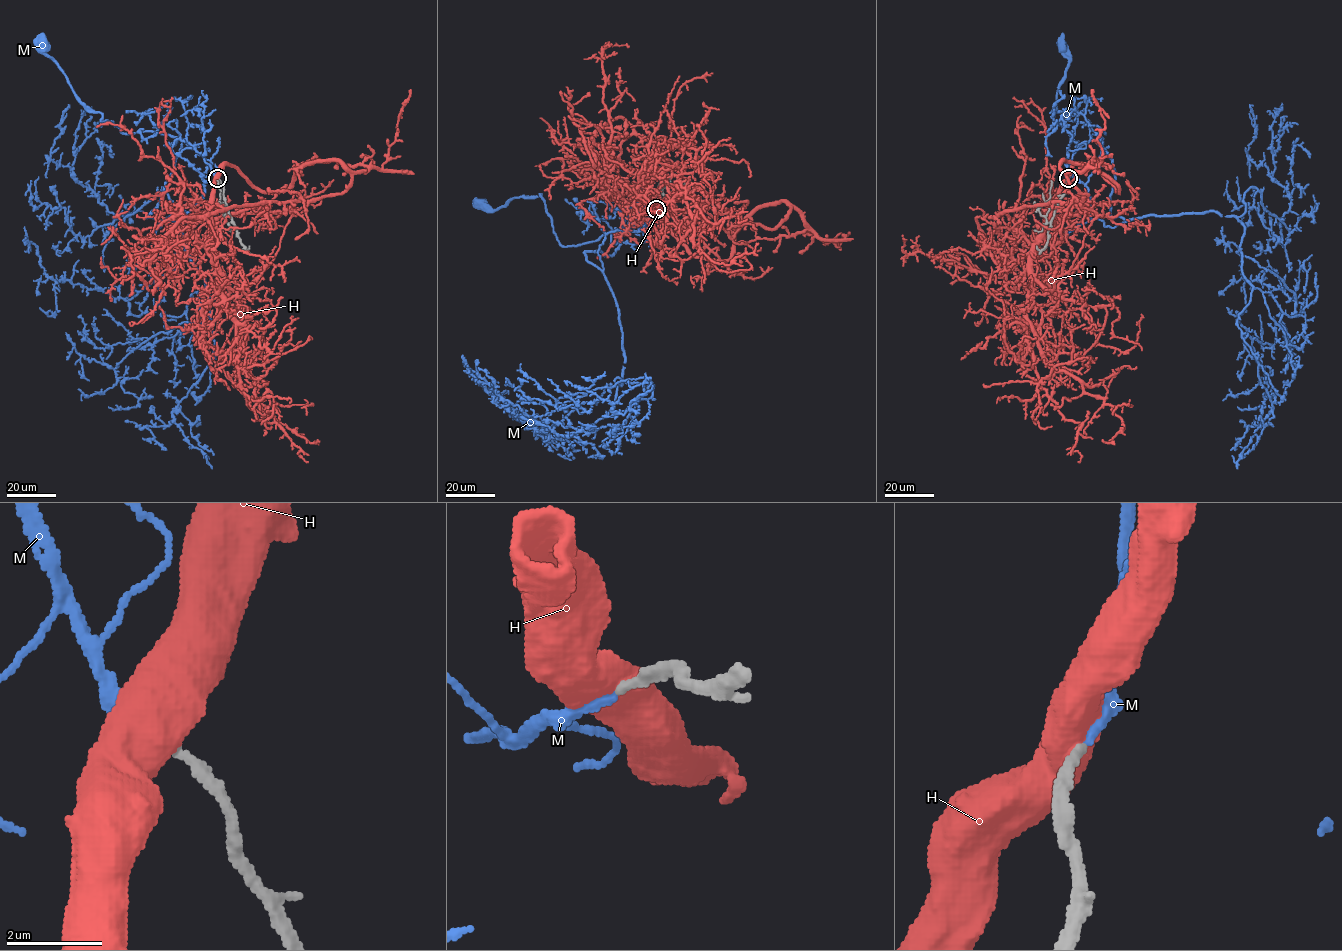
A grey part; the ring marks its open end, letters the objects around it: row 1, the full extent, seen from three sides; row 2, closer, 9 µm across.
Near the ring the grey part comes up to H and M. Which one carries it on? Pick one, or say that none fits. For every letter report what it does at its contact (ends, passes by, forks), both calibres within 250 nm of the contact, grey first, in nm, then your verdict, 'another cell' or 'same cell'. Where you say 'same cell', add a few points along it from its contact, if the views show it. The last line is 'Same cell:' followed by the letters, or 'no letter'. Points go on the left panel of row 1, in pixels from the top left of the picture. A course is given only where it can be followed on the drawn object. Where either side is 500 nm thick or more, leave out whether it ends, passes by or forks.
H: 220 nm thick on the grey side, 750 nm on the other; another cell
M: it ends there; 190 nm thick on the grey side, 180 nm on the other; same cell; it runs (217, 178), (185, 139), (152, 131), (123, 133), (111, 121), (101, 121), (102, 114), (83, 104), (39, 45)
Same cell: M

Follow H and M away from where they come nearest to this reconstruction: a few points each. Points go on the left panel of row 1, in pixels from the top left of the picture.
H: (218, 178), (216, 266), (233, 290), (258, 277), (307, 202), (182, 218), (153, 292), (129, 254), (134, 269)
M: (217, 178), (185, 139), (152, 131), (123, 133), (111, 121), (101, 121), (102, 114), (83, 104), (39, 45)

